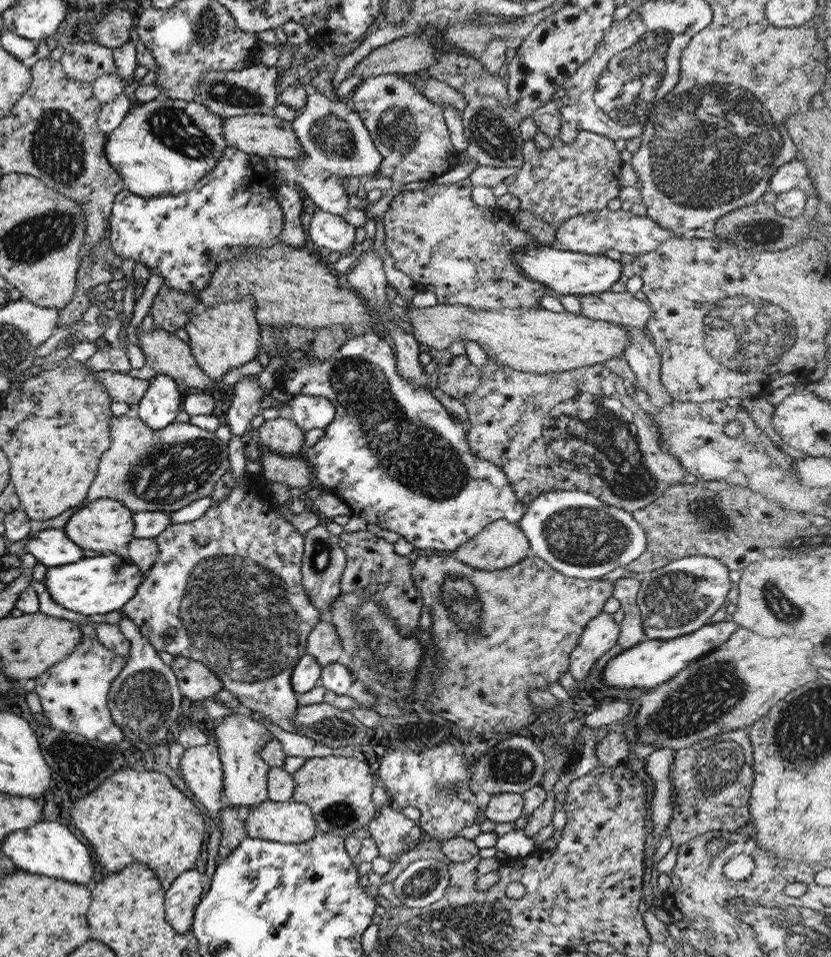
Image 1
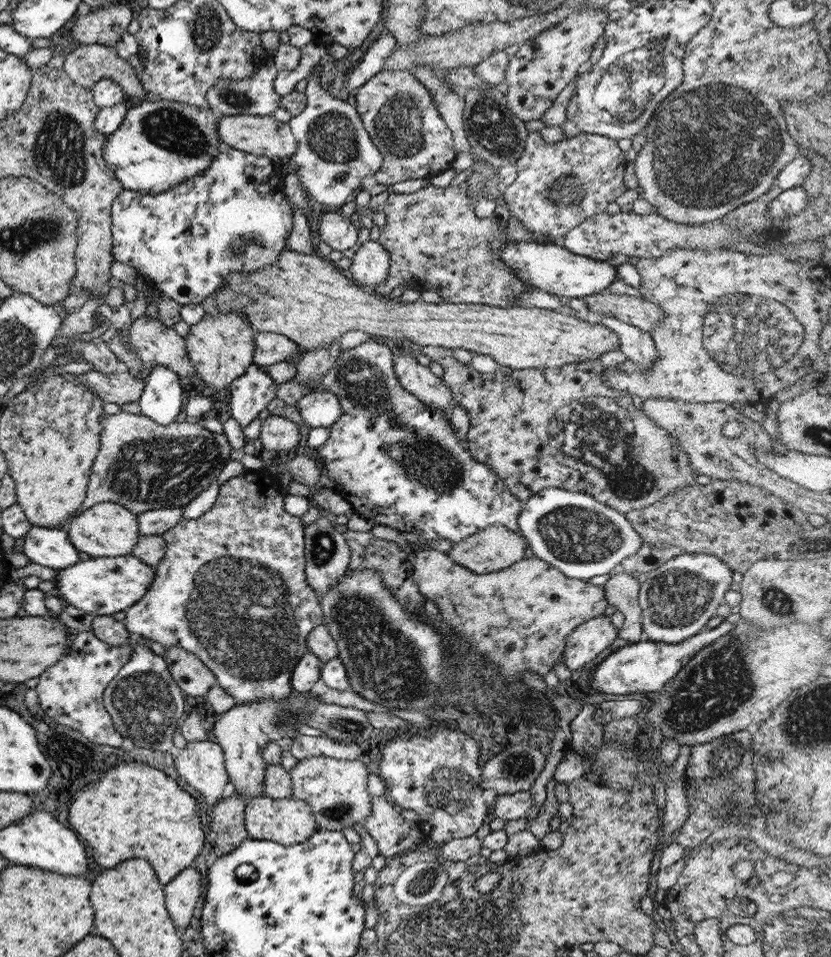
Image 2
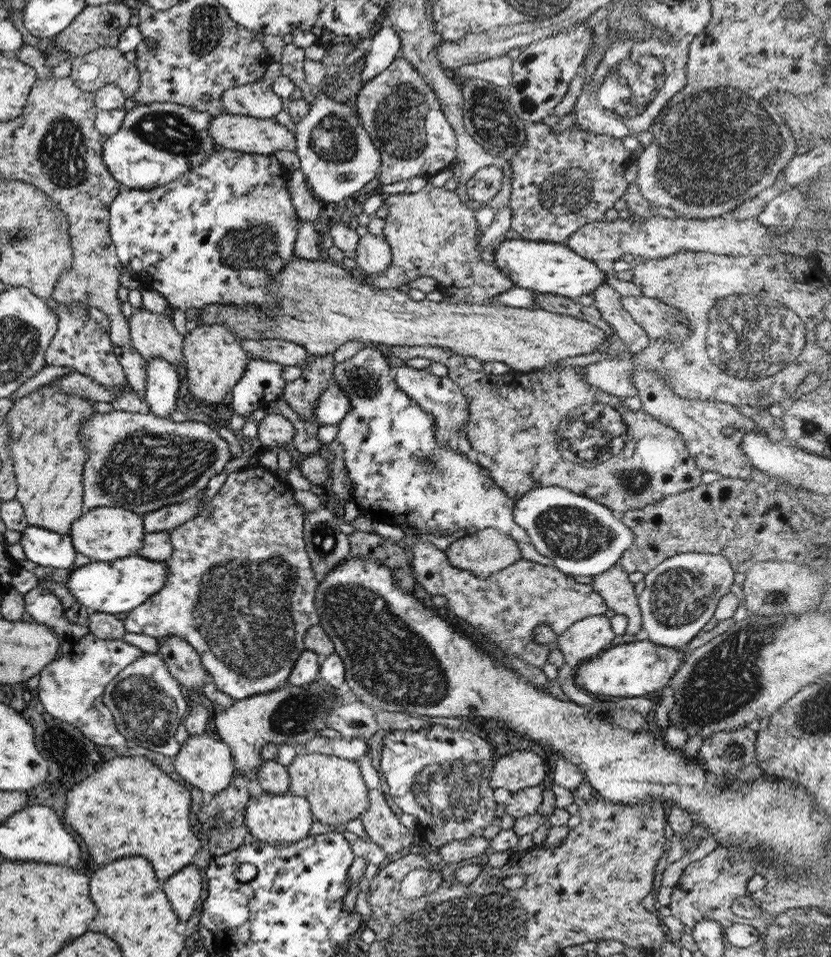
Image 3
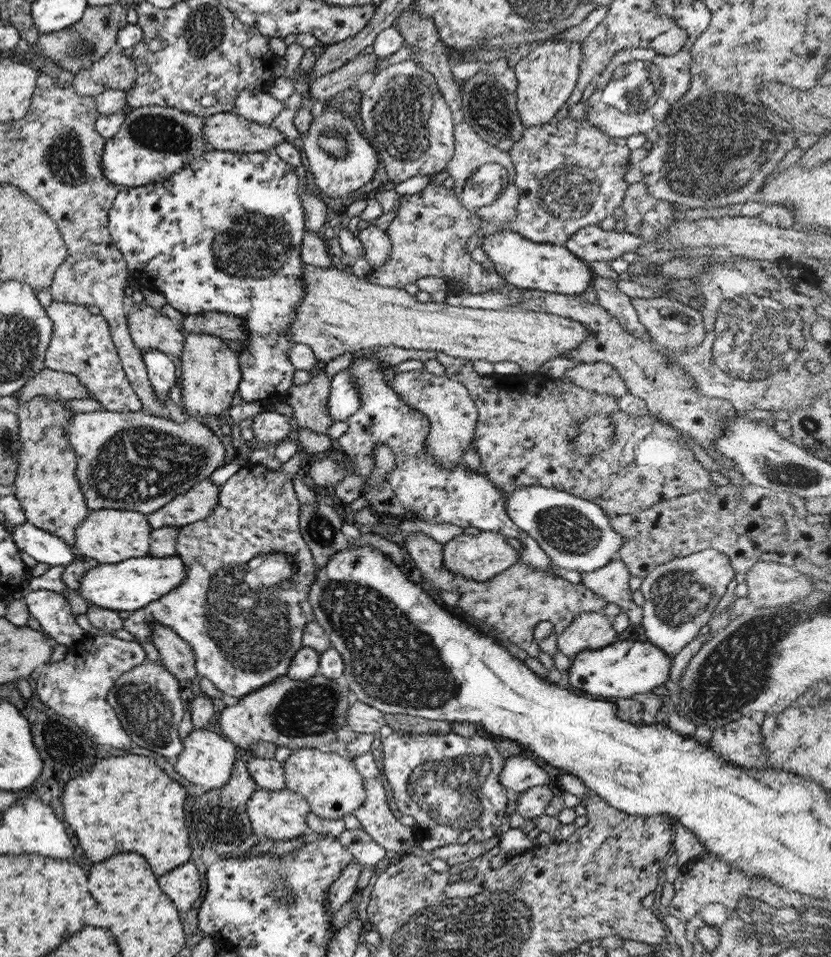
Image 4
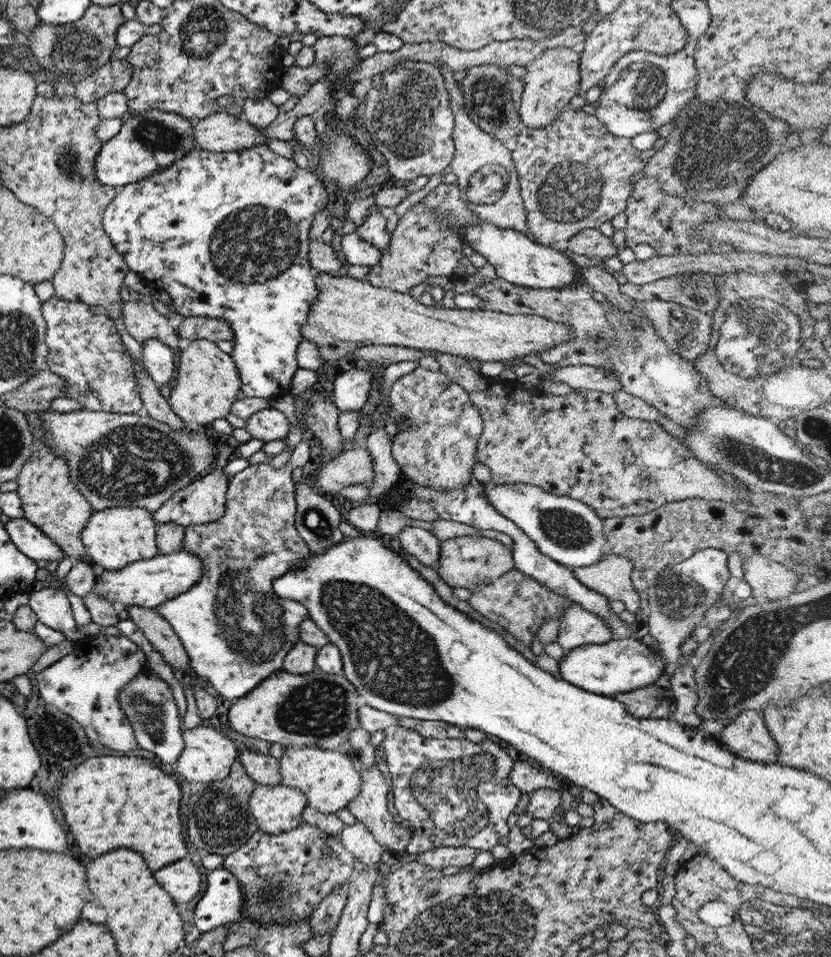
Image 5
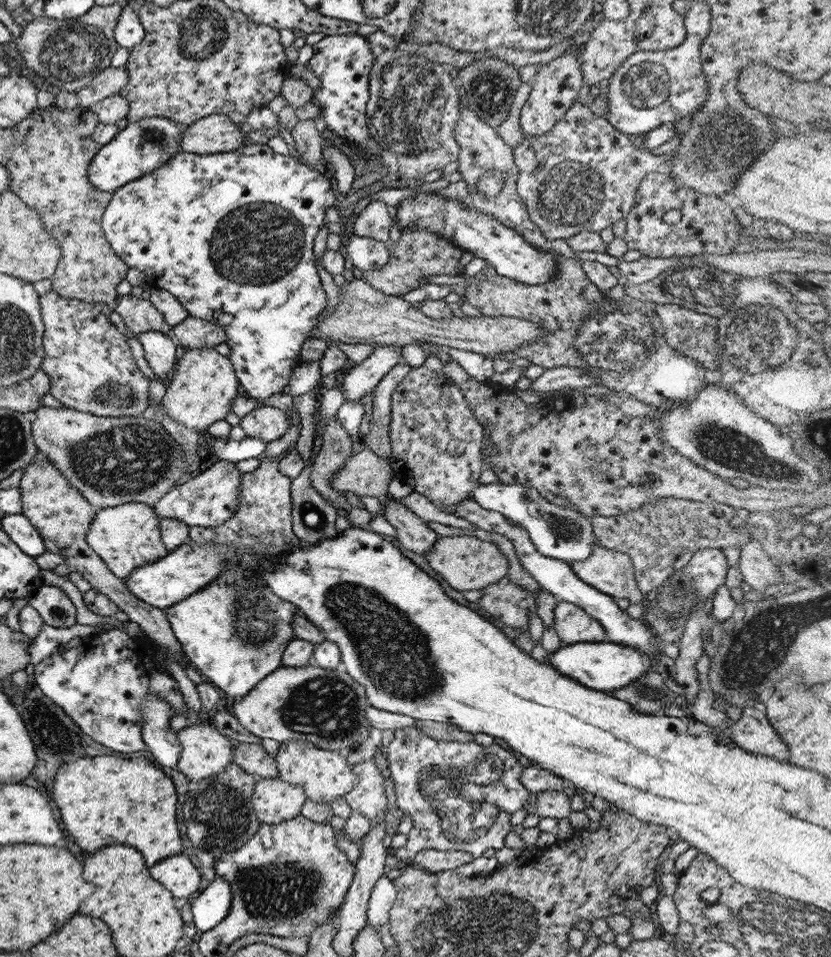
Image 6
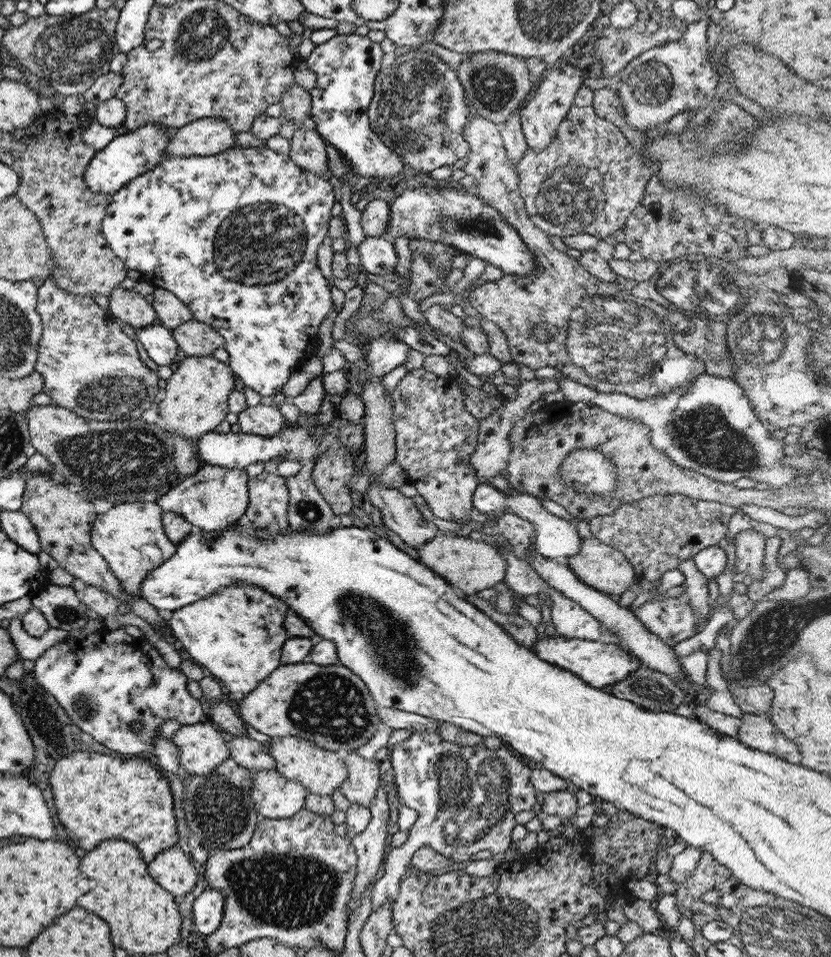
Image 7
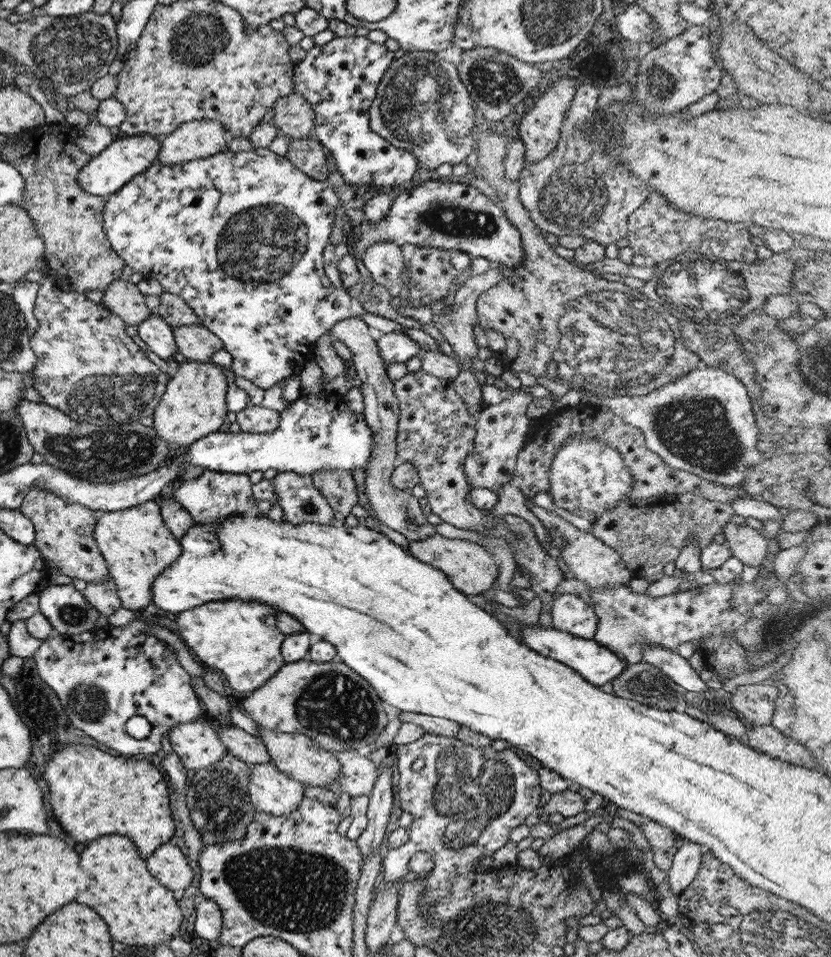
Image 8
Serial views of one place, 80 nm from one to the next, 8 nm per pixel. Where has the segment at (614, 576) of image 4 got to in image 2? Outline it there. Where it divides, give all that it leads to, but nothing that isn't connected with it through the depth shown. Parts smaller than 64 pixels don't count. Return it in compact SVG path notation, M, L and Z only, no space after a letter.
M613 569L609 572L605 584L600 587L603 589L606 603L624 616L618 637L629 643L639 641L642 628L640 627L641 609L638 605L640 584L637 579L631 577L631 574L621 572L620 569Z

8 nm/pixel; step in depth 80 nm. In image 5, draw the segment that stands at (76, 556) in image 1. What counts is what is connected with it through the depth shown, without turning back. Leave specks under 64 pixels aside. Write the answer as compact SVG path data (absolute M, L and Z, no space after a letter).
M23 517L8 519L4 529L15 548L31 560L59 562L60 558L67 557L50 538Z

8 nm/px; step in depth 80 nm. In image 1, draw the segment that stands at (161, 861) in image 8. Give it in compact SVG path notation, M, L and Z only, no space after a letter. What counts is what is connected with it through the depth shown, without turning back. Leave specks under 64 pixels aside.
M195 868L183 871L165 892L165 918L175 934L190 930L194 909L201 894L200 874Z

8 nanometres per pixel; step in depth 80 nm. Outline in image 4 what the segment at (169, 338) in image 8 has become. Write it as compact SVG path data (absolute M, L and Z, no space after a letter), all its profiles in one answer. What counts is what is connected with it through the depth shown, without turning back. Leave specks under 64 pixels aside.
M148 350L142 354L151 388L162 404L169 389L175 384L175 363L165 353Z

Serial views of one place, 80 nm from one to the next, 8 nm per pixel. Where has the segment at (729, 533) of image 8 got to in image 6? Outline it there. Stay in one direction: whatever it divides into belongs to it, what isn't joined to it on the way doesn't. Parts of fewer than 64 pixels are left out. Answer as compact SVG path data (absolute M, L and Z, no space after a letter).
M749 539L740 548L739 558L736 563L741 580L763 594L763 590L772 584L781 582L782 577L776 575L777 567L769 561L768 554L762 549L759 541Z

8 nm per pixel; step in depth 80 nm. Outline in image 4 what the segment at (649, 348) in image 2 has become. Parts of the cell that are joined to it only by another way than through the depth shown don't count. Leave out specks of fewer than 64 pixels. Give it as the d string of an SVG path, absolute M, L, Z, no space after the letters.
M593 274L592 287L597 295L597 304L611 318L615 318L615 322L621 328L627 329L636 337L646 335L646 330L638 322L638 317L632 308L630 298L617 289L615 281Z

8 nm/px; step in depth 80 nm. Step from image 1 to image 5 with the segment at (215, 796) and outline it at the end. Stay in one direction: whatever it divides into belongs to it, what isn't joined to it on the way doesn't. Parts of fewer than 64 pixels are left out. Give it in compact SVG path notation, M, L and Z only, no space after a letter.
M202 725L191 728L191 730L181 731L180 735L182 751L173 764L177 774L183 776L187 782L199 782L199 788L209 786L213 782L219 782L228 775L230 766L236 761L238 743L217 730Z

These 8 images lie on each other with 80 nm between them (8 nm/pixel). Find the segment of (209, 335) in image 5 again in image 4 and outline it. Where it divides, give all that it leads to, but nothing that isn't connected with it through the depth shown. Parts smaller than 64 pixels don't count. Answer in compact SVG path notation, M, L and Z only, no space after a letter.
M209 311L199 315L191 315L186 323L181 326L184 335L210 334L223 340L242 341L246 339L243 319L237 319L233 315L227 315L215 311Z

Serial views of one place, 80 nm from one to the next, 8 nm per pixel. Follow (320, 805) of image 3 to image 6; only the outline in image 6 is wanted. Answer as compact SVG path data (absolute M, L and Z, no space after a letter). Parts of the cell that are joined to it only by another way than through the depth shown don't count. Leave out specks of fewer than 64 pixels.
M285 741L279 743L273 757L277 777L290 785L299 785L305 797L314 803L331 804L355 788L351 766L337 751L323 750L303 741Z

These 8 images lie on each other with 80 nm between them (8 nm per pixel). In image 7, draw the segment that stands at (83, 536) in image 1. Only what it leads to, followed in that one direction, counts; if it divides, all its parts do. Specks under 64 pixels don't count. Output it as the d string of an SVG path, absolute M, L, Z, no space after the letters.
M153 499L123 502L113 505L102 514L96 514L91 525L91 546L105 559L122 590L130 596L140 597L143 579L175 552L176 544L164 533L160 513Z

